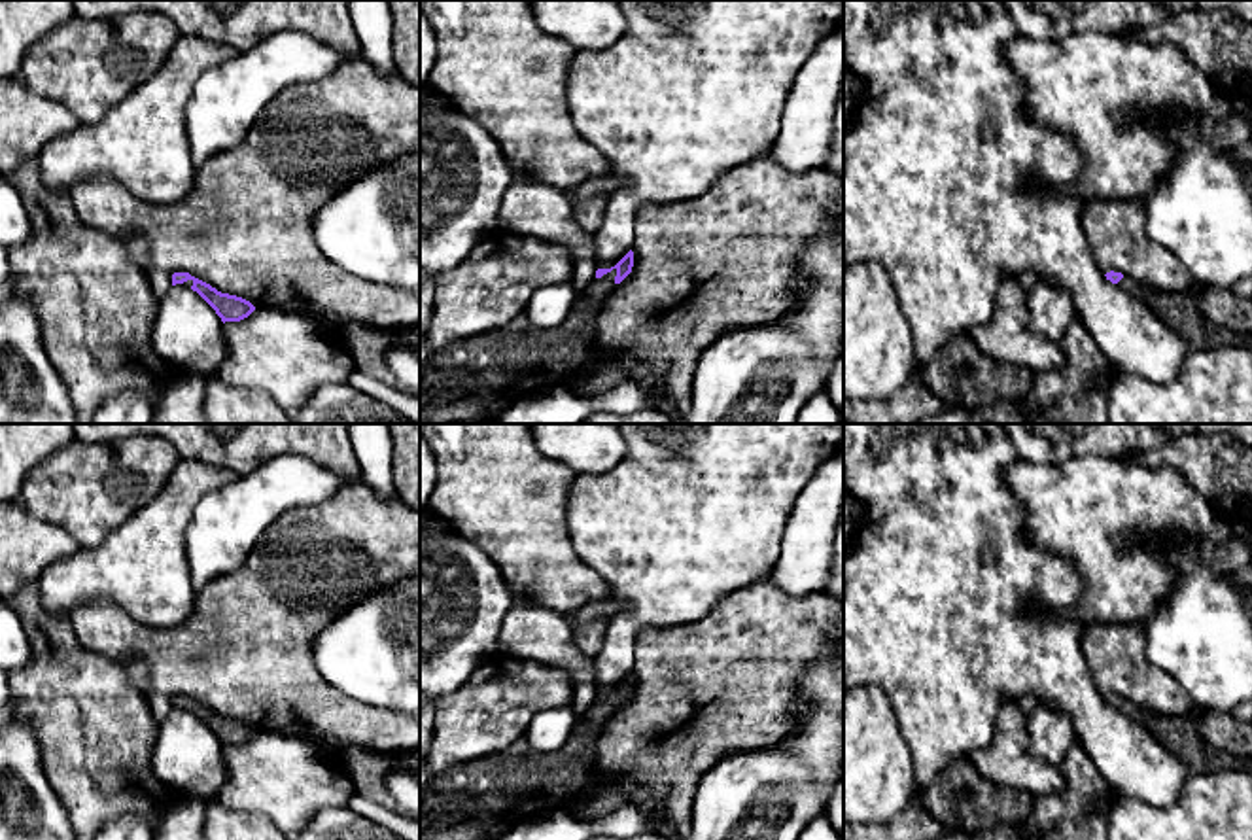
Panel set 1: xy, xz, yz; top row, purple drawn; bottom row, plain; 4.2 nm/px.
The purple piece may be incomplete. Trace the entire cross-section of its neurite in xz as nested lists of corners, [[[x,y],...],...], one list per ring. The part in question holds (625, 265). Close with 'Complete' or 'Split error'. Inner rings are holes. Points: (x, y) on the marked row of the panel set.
[[[630,250],[615,267],[598,269],[567,318],[556,327],[533,327],[520,314],[501,329],[482,331],[433,352],[420,378],[420,424],[494,422],[518,401],[565,386],[579,361],[600,348],[596,316],[609,291],[632,272],[632,267]]]. Split error

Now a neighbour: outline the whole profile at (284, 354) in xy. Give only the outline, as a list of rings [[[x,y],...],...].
[[[270,306],[240,322],[225,322],[227,358],[216,376],[236,388],[269,394],[286,412],[299,409],[318,386],[348,382],[356,369],[346,346],[322,322]]]

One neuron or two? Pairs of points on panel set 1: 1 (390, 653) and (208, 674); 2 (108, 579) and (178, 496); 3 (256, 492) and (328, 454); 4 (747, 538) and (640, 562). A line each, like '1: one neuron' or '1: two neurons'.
1: two neurons
2: one neuron
3: two neurons
4: one neuron

